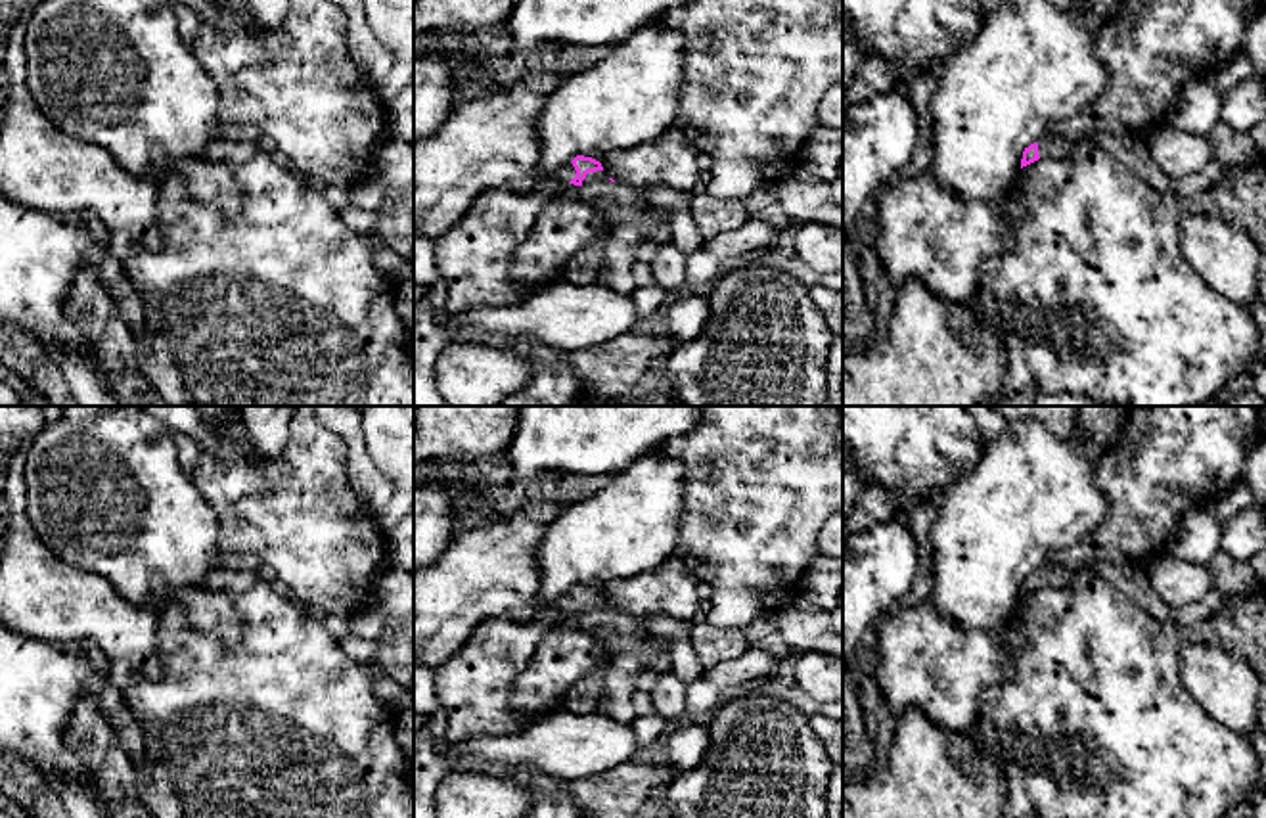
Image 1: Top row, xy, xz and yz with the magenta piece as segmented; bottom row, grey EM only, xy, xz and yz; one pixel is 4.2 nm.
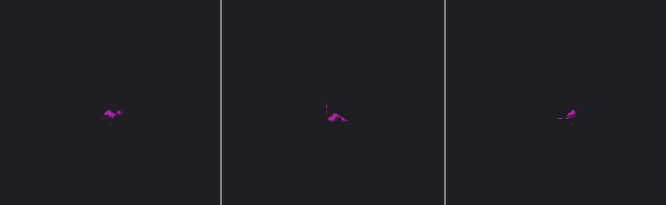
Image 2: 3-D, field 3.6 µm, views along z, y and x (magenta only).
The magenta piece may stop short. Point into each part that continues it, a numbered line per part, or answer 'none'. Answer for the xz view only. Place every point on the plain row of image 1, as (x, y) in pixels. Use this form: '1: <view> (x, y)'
1: xz (491, 571)
2: xz (619, 633)

